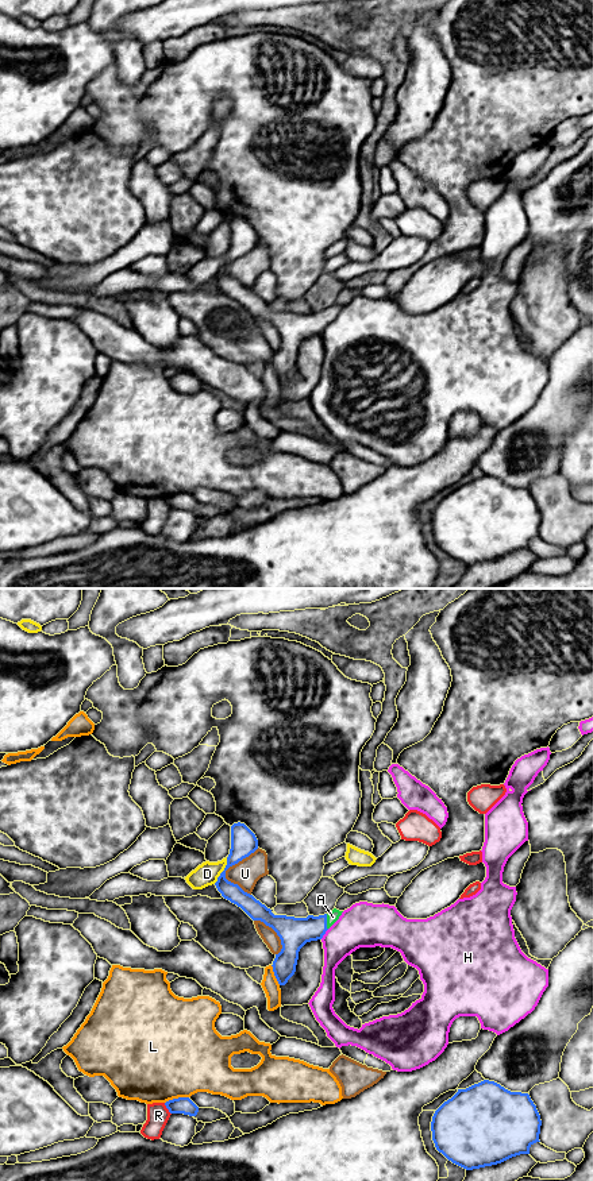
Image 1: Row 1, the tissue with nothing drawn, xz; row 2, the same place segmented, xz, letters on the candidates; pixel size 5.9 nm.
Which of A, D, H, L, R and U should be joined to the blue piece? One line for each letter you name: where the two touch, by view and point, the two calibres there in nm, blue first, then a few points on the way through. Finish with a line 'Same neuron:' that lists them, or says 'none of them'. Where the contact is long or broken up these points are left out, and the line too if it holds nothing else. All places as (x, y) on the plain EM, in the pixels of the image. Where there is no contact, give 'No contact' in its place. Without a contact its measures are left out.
A: Touches blue at xz (326, 317). Thickness 180 nm (blue) against 70 nm. Path across: xz (295, 328), (326, 317), (332, 312)
Same neuron: A

